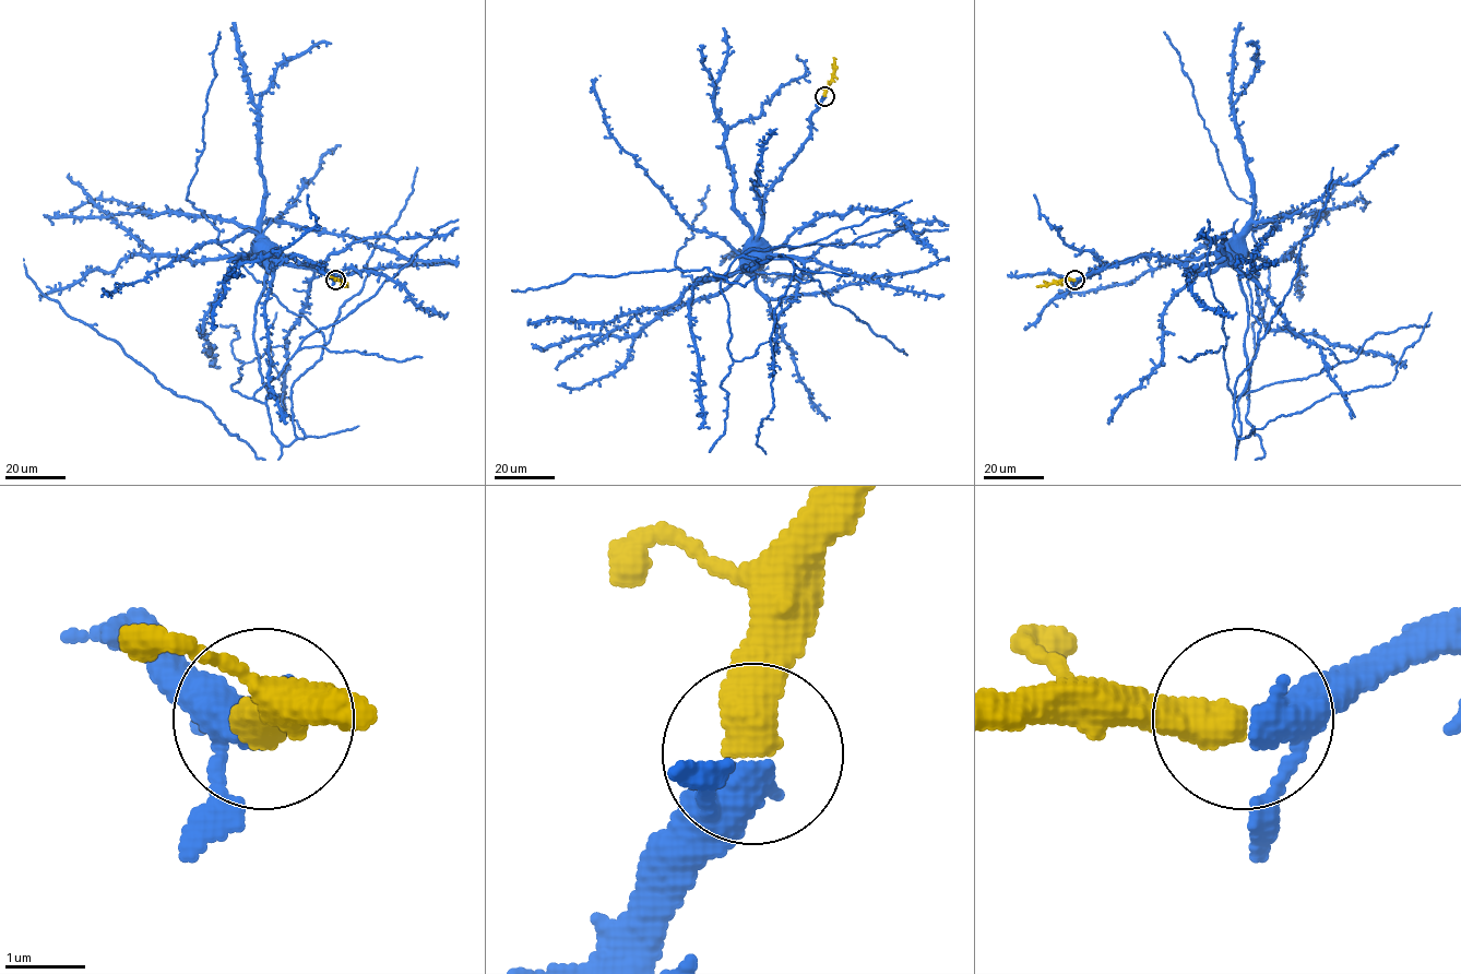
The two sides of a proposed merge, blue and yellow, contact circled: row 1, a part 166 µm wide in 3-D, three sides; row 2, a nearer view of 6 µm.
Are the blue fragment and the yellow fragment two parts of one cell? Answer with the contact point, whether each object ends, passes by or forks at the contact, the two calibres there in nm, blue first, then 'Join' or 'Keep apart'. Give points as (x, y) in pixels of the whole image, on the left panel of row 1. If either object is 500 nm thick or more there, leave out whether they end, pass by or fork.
Place: (335, 280). Thickness 400 nm (blue) against 500 nm. Join

